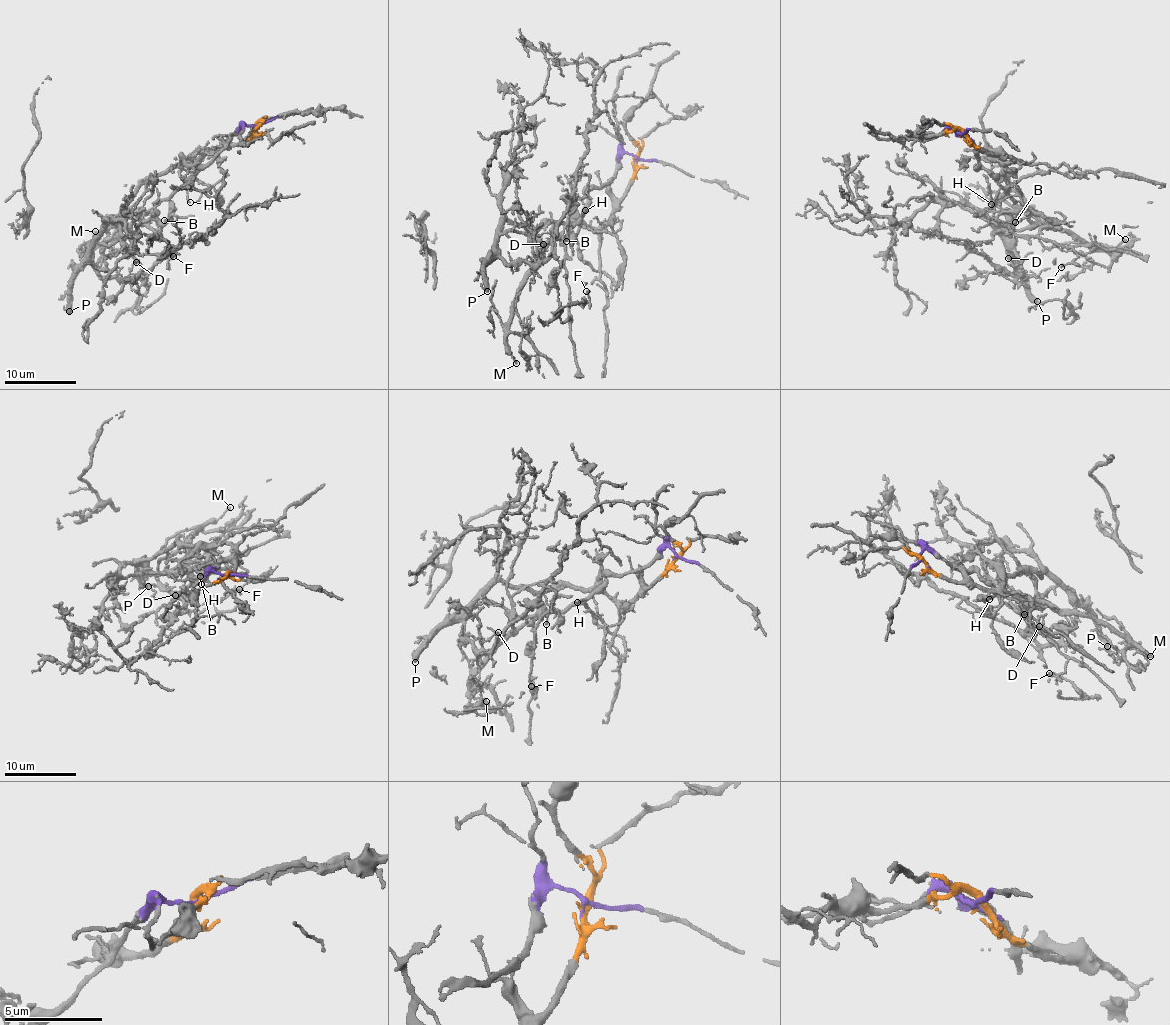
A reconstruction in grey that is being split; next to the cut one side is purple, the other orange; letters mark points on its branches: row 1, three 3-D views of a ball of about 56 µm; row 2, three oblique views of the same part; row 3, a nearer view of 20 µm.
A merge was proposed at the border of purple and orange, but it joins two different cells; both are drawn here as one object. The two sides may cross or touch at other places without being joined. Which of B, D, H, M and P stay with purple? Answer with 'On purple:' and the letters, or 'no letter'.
On purple: H, M

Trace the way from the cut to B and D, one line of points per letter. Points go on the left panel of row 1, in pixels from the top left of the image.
B: (256, 126), (238, 143), (195, 152), (153, 174), (98, 241), (115, 244), (141, 223), (164, 220)
D: (256, 126), (238, 143), (195, 152), (153, 174), (105, 224), (92, 249), (97, 272), (126, 279), (136, 262)

